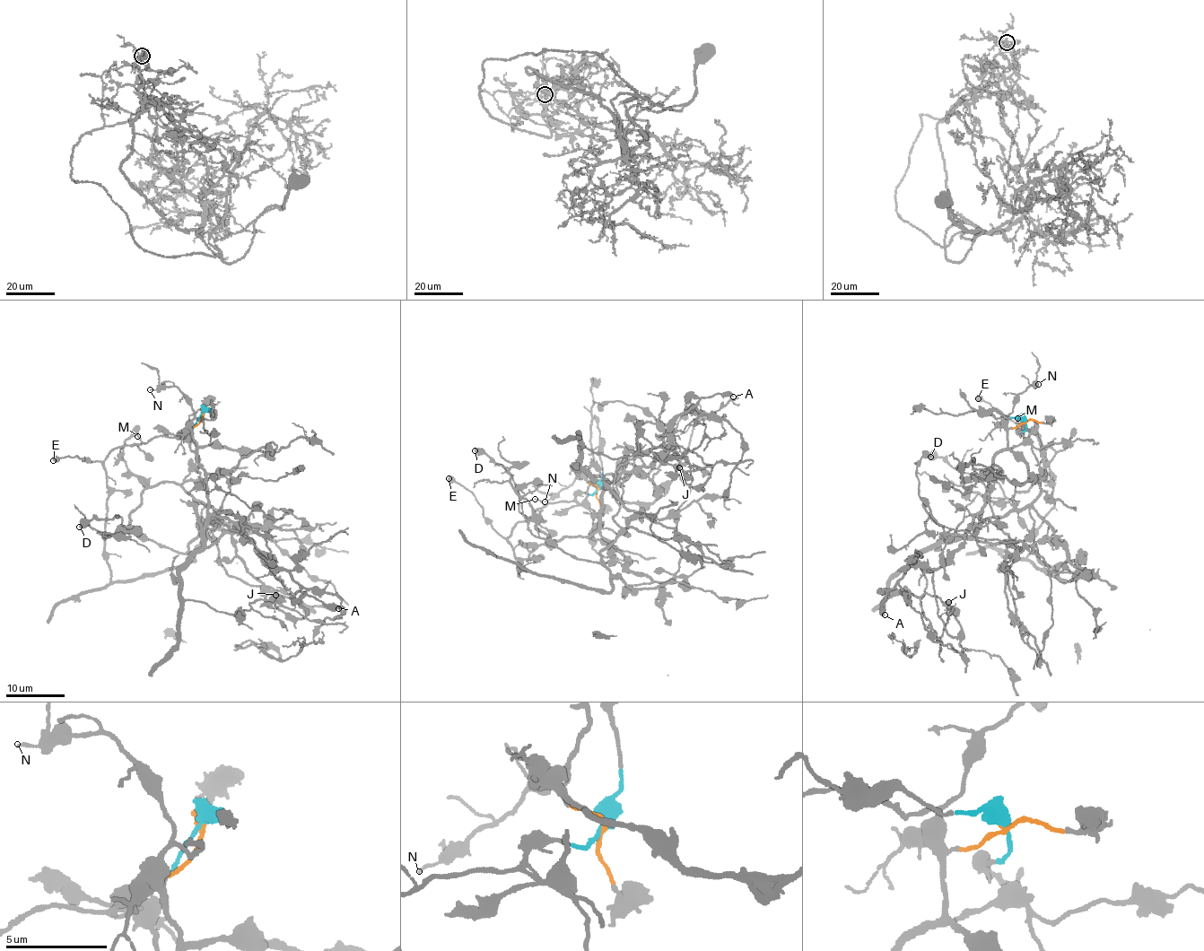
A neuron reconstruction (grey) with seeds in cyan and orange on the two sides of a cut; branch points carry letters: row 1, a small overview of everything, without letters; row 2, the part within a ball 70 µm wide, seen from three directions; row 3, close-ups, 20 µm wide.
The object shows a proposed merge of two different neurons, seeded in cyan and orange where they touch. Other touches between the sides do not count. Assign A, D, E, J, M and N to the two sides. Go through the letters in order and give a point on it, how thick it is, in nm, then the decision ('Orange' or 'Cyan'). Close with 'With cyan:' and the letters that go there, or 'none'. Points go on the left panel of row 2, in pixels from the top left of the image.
A: Place: (338, 608). Thickness 400 nm. Orange
D: Place: (79, 527). Thickness 650 nm. Cyan
E: Place: (53, 460). Thickness 650 nm. Cyan
J: Place: (275, 595). Thickness 360 nm. Orange
M: Place: (137, 436). Thickness 110 nm. Cyan
N: Place: (150, 389). Thickness 130 nm. Orange
With cyan: D, E, M

